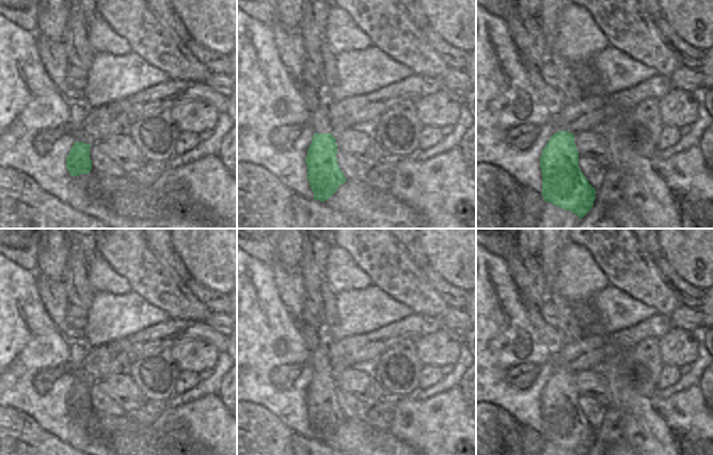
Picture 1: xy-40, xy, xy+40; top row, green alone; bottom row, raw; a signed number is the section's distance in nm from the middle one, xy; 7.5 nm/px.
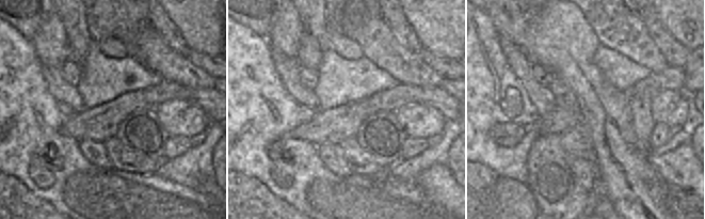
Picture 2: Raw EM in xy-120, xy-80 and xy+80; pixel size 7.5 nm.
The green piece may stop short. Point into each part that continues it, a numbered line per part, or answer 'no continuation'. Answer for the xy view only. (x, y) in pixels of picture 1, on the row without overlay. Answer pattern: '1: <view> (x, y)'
1: xy (319, 359)

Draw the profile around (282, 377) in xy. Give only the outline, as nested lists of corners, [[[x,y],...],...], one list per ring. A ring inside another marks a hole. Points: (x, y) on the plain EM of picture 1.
[[[283,364],[276,366],[269,374],[269,380],[276,390],[285,392],[292,387],[295,380],[301,374],[302,367],[302,364]]]

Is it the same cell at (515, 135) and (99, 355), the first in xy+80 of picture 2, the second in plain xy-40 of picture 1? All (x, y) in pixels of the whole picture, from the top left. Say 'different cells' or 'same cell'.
same cell

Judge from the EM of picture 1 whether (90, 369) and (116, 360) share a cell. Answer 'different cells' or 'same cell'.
same cell

